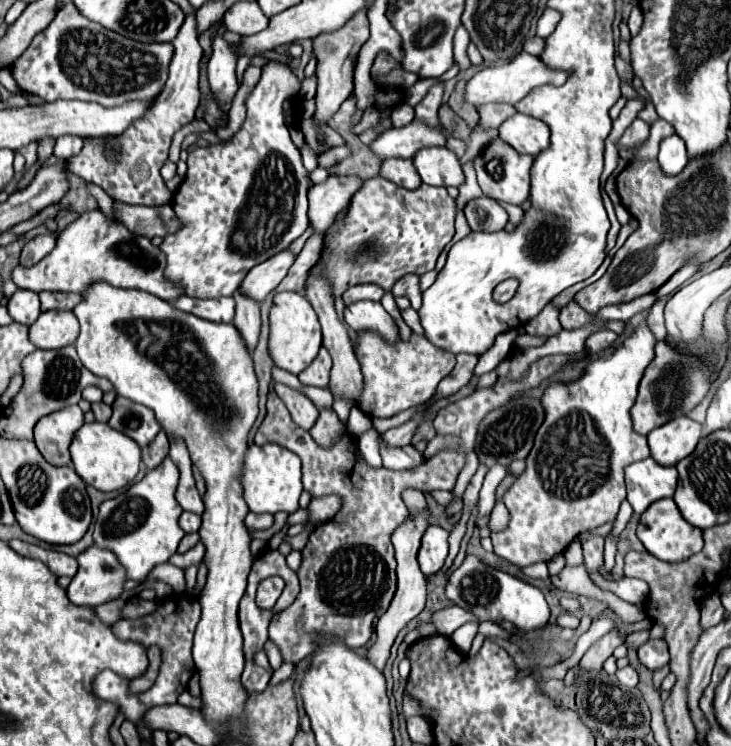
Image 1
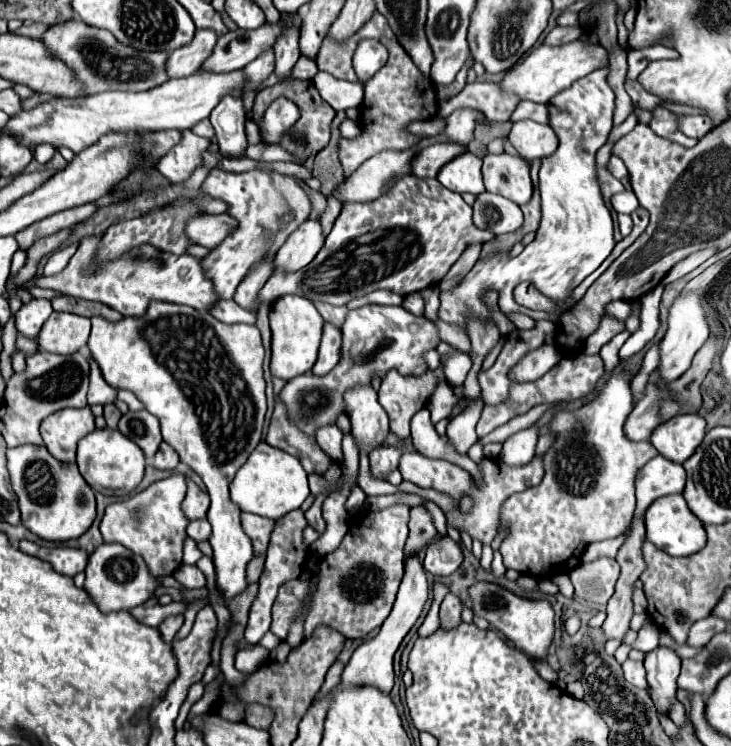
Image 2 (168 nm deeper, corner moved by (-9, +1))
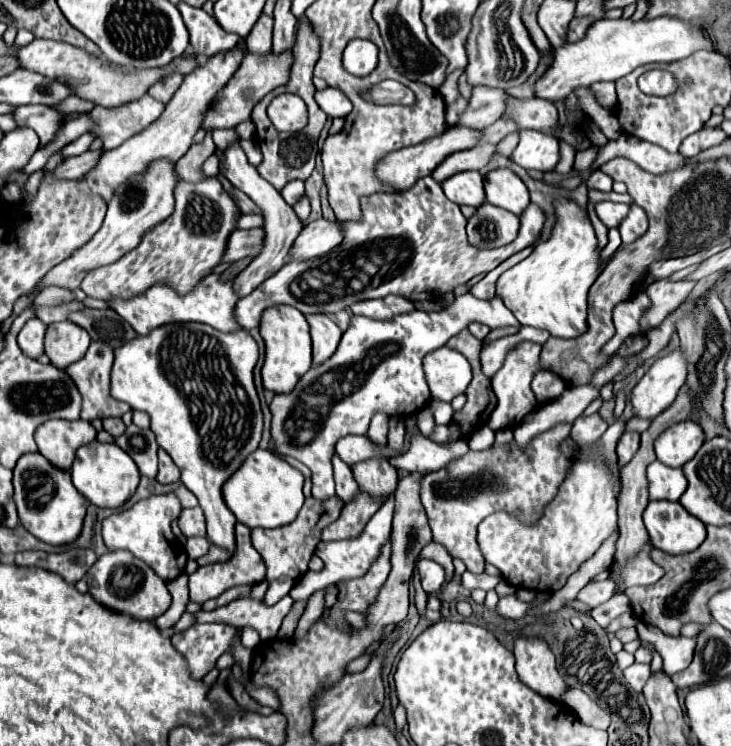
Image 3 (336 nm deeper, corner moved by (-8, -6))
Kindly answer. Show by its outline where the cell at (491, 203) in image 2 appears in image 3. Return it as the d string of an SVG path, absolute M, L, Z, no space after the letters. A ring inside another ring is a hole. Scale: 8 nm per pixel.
M484 203L468 219L468 241L478 249L496 249L512 243L518 237L520 219L500 207Z

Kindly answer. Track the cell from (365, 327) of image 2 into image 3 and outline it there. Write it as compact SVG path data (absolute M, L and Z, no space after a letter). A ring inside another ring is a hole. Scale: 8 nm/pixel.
M472 293L456 297L456 301L442 311L414 309L390 321L352 317L334 357L312 367L292 393L274 395L270 403L272 449L302 461L312 471L312 495L316 499L324 501L332 497L332 455L336 441L346 435L366 435L370 419L378 411L388 417L398 415L404 419L426 407L432 395L424 379L422 357L446 345L452 335L474 321L492 329L520 325L498 295L490 301L482 301Z

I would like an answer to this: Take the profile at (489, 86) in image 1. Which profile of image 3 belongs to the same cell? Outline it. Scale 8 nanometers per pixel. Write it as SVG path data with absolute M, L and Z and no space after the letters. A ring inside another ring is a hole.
M624 17L614 21L598 19L582 41L564 45L554 51L552 65L534 83L534 93L536 97L548 101L560 101L580 85L590 87L598 81L616 81L632 73L636 67L648 63L672 63L690 57L700 49L710 51L710 41L706 41L706 37L694 29L694 21L684 21L678 17L654 17L640 21Z

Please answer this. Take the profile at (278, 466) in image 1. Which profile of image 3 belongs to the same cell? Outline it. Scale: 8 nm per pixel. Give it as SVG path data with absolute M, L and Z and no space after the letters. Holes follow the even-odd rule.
M256 449L232 477L222 485L222 495L226 507L234 513L238 523L254 529L254 527L282 527L296 519L304 495L302 495L302 473L288 465L282 457L274 455L272 451Z

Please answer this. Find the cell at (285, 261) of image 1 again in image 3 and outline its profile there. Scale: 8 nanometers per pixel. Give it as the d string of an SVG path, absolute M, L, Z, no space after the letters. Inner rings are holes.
M310 221L300 231L298 239L290 249L290 257L298 261L322 257L342 243L342 223L338 221Z

